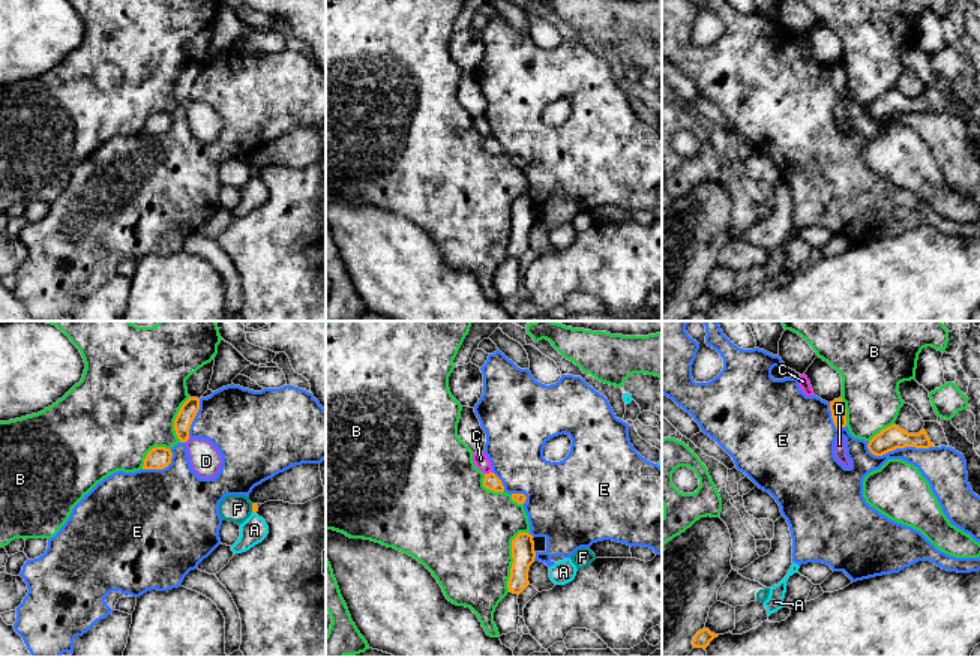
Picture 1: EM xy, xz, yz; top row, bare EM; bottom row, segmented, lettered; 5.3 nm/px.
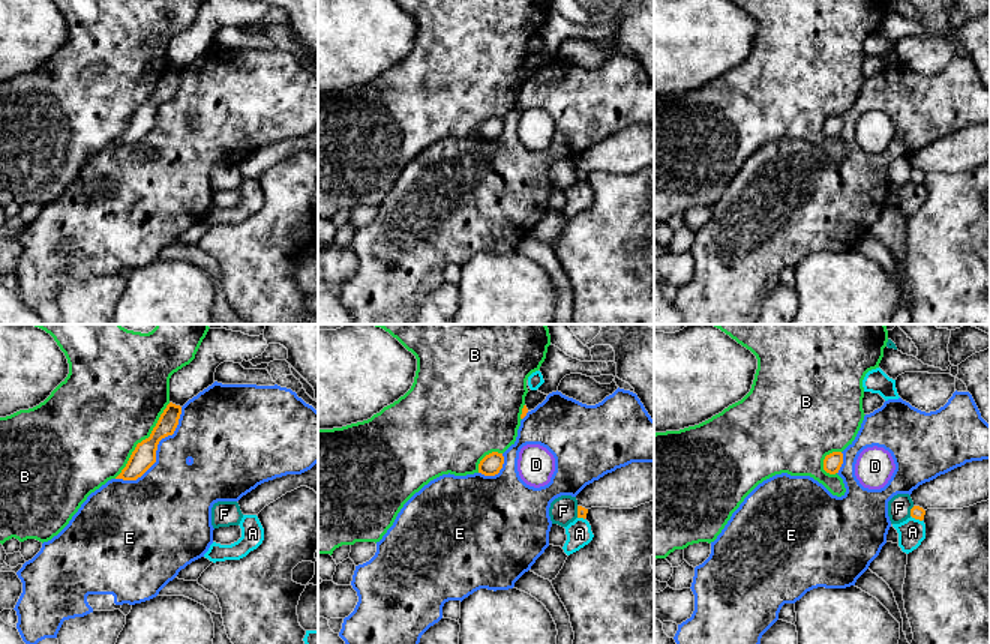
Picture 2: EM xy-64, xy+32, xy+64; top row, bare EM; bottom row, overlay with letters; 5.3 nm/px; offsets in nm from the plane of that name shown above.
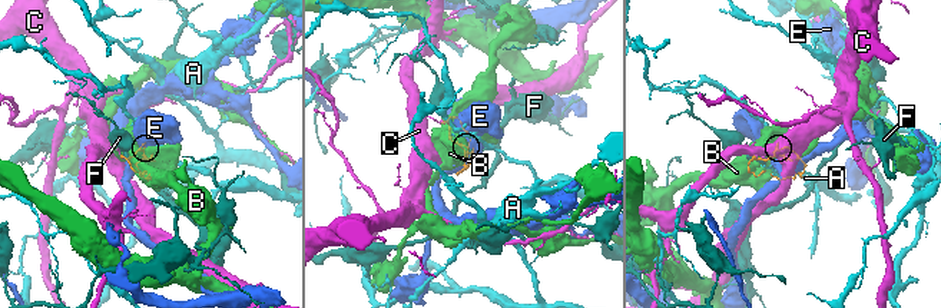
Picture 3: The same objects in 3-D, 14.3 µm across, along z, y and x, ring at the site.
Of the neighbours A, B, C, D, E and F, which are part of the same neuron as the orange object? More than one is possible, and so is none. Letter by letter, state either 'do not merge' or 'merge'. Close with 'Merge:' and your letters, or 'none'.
A: do not merge
B: do not merge
C: do not merge
D: merge
E: do not merge
F: do not merge
Merge: D

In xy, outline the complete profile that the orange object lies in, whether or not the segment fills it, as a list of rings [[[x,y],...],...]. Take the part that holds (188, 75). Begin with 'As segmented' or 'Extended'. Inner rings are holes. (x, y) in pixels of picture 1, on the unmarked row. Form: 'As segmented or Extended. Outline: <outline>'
Extended. Outline: [[[189,62],[174,84],[174,94],[180,106],[186,108],[192,135],[200,142],[215,142],[222,130],[222,118],[209,104],[189,100],[189,93],[198,74],[200,63]]]

